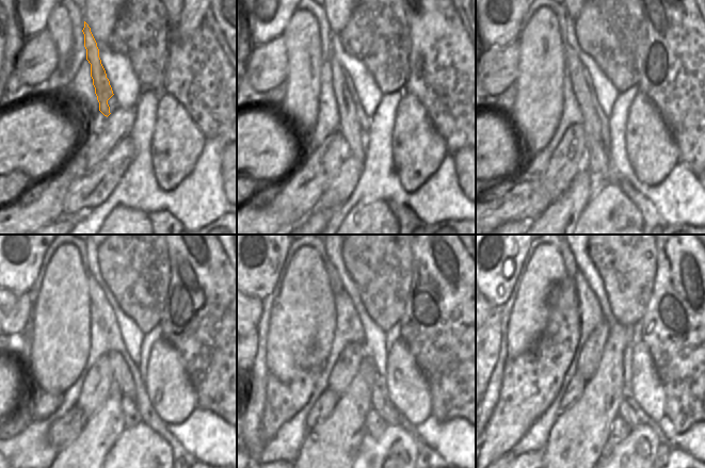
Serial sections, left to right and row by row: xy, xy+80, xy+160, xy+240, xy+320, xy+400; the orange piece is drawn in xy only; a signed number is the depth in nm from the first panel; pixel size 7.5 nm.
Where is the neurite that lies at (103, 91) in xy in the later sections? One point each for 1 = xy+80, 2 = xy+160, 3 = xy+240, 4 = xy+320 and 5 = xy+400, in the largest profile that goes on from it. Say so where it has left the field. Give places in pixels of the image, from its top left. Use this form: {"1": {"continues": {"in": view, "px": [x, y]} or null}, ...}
{"1": {"continues": {"in": "xy+80", "px": [349, 126]}}, "2": {"continues": {"in": "xy+160", "px": [591, 120]}}, "3": {"continues": {"in": "xy+240", "px": [124, 382]}}, "4": {"continues": {"in": "xy+320", "px": [389, 415]}}, "5": {"continues": {"in": "xy+400", "px": [625, 412]}}}

